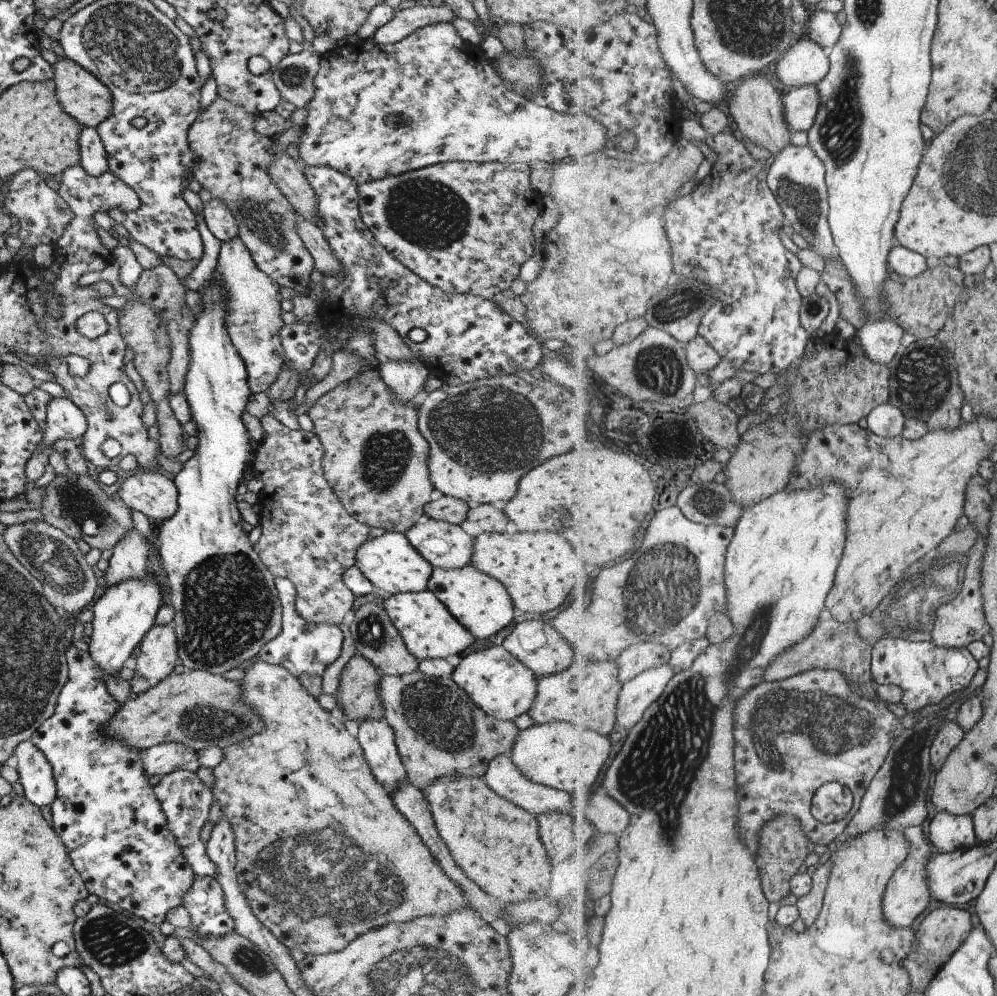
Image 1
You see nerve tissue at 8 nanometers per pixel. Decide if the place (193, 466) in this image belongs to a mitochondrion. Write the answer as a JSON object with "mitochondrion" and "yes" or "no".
{"mitochondrion":"no"}

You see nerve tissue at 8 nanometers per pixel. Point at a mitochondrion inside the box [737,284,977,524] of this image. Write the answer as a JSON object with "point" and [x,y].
{"point":[923,381]}

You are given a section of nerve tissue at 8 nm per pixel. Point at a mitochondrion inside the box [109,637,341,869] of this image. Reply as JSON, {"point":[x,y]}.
{"point":[209,722]}

